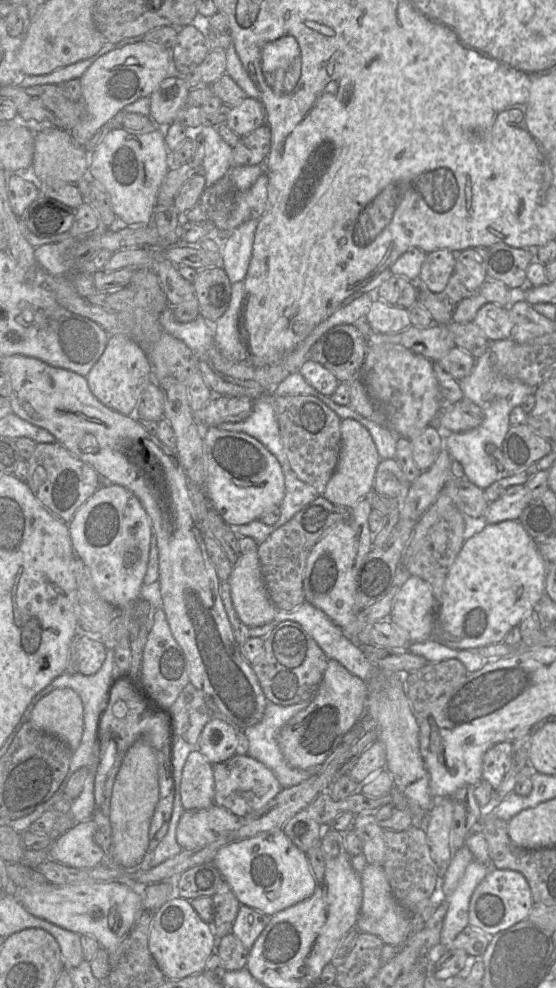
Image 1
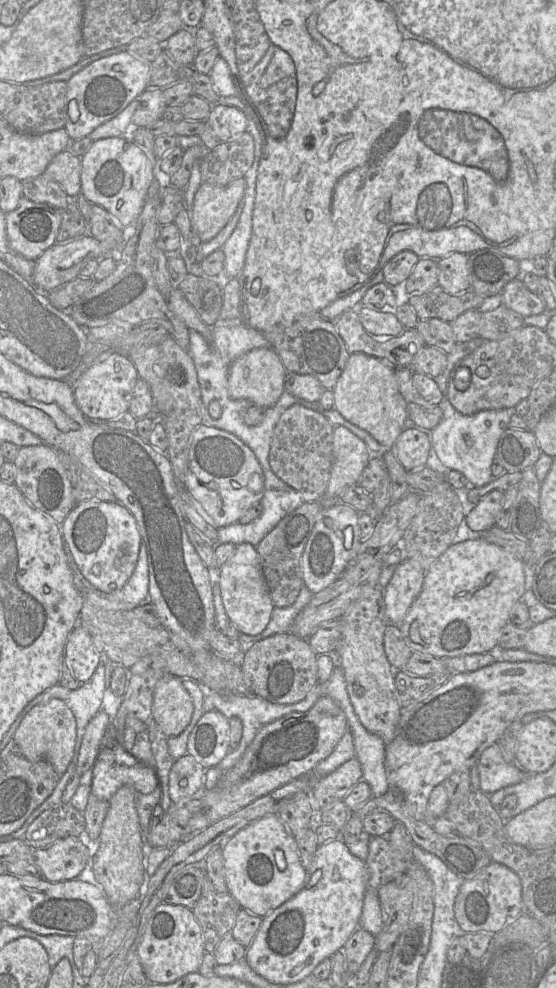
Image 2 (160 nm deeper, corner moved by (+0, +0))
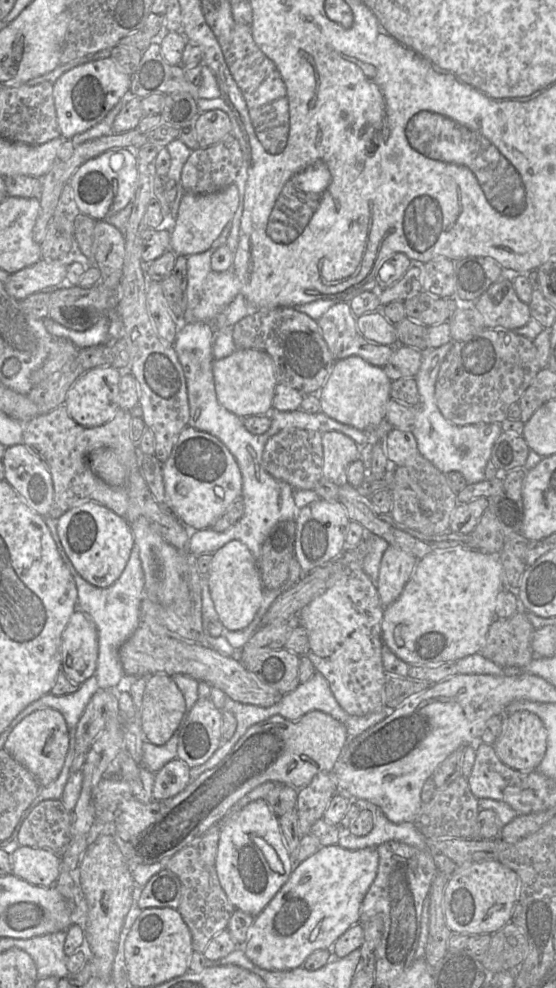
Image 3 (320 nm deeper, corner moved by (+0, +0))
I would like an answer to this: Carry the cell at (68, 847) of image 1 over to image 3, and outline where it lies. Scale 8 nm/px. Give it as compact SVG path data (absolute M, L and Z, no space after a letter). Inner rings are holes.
M18 846L10 852L12 874L32 885L53 886L61 858L47 849Z

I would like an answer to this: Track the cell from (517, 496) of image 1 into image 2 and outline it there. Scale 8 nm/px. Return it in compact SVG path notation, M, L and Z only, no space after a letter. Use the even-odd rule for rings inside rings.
M493 490L486 494L465 516L468 527L475 532L483 532L494 527L504 500L504 491Z

